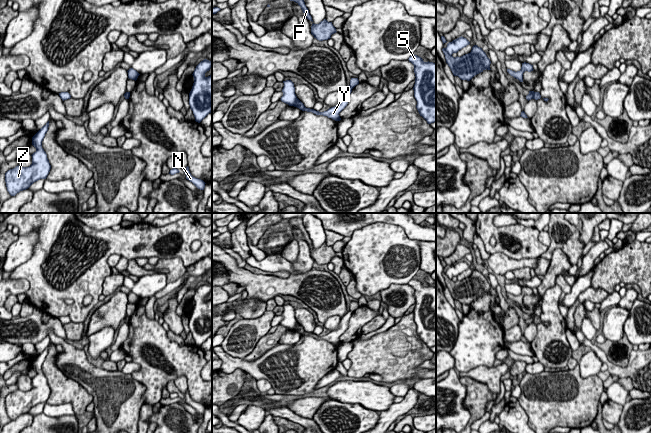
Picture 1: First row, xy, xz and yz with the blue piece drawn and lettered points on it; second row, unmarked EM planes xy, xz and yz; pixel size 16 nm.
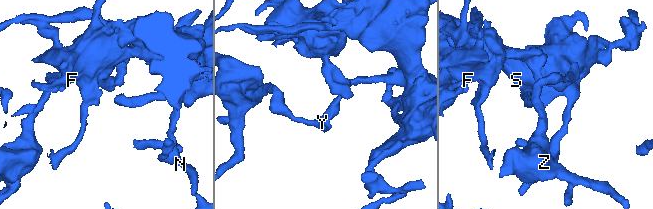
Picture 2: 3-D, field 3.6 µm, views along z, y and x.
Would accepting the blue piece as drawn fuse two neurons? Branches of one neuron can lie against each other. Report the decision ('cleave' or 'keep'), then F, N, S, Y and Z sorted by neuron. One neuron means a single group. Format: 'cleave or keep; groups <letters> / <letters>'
cleave; groups F / N S Y Z

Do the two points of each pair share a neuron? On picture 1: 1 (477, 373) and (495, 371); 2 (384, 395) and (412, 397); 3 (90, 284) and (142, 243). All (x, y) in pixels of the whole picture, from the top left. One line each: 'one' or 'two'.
1: one
2: two
3: one

